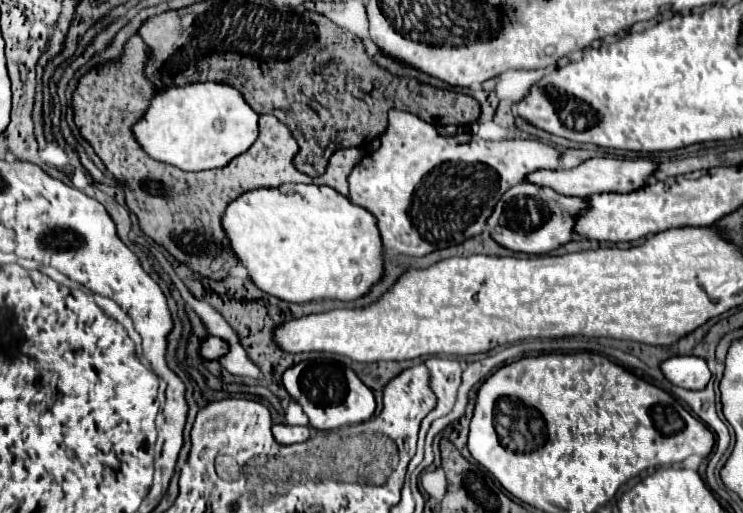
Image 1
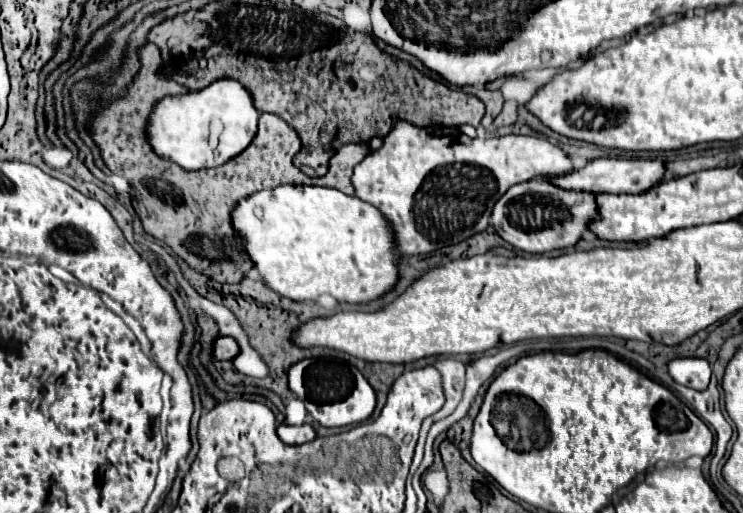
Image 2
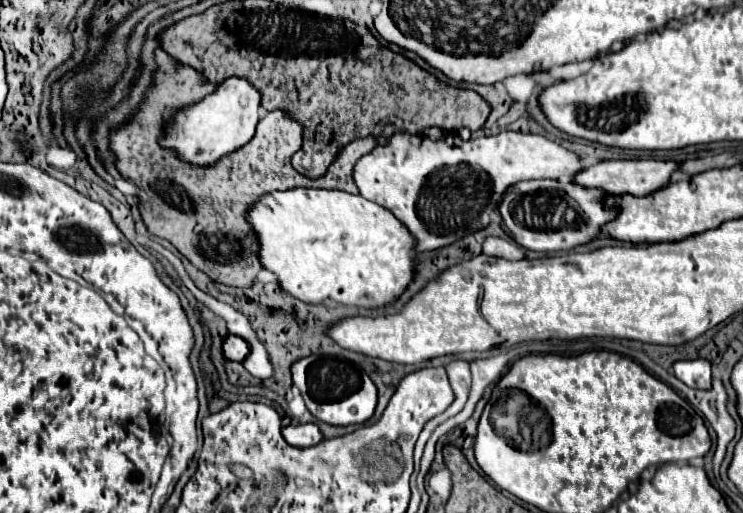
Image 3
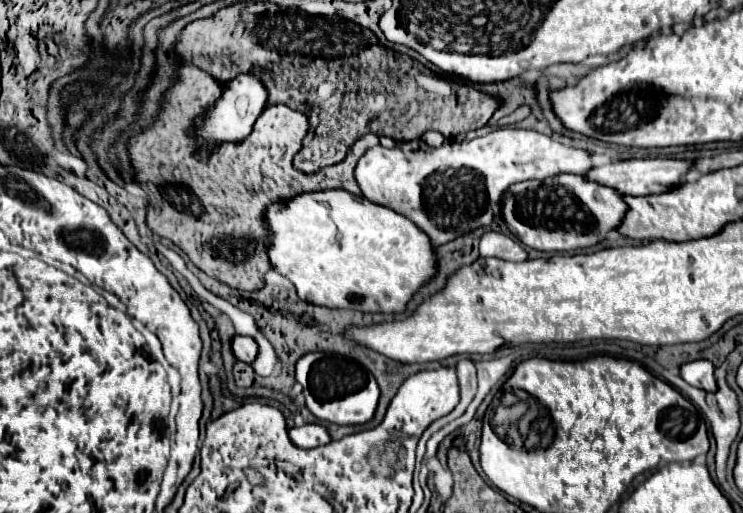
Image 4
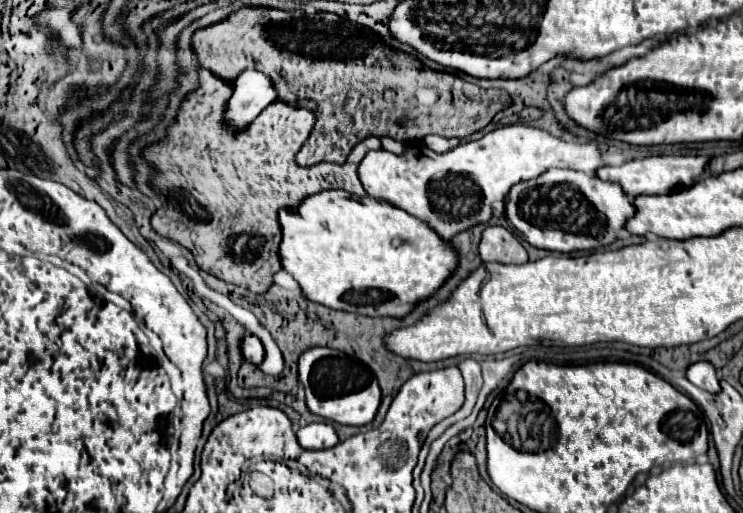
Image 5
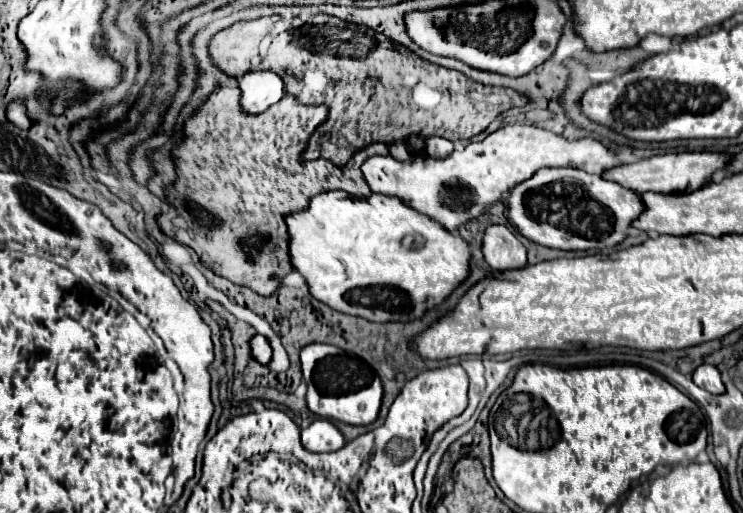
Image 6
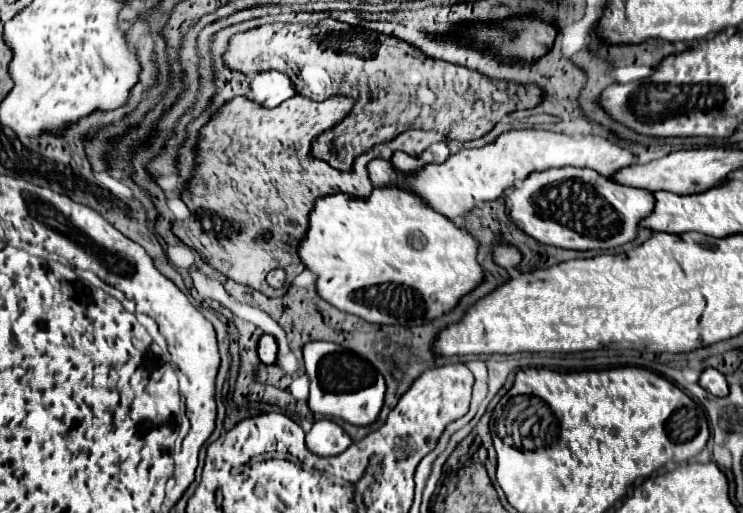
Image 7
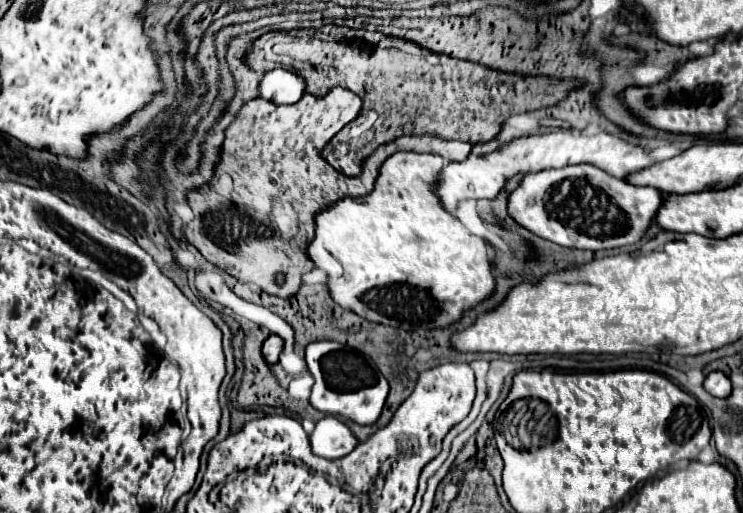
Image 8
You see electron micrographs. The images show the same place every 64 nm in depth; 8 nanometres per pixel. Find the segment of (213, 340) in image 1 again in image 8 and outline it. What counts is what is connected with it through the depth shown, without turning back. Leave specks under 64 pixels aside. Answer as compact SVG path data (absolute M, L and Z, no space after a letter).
M272 334L272 336L264 342L264 346L262 346L262 354L264 354L266 360L270 360L272 364L276 364L276 362L278 362L278 356L280 356L280 352L282 352L282 348L284 348L284 340L282 340L280 336Z

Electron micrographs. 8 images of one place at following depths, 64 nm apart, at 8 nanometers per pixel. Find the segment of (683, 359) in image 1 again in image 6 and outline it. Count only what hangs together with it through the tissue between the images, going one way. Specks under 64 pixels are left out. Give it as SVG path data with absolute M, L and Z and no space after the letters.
M702 364L702 366L698 366L696 372L694 372L694 382L696 382L700 388L712 392L712 394L722 394L722 392L726 390L726 388L724 388L724 382L722 382L722 378L720 378L718 368L712 366L712 364Z

